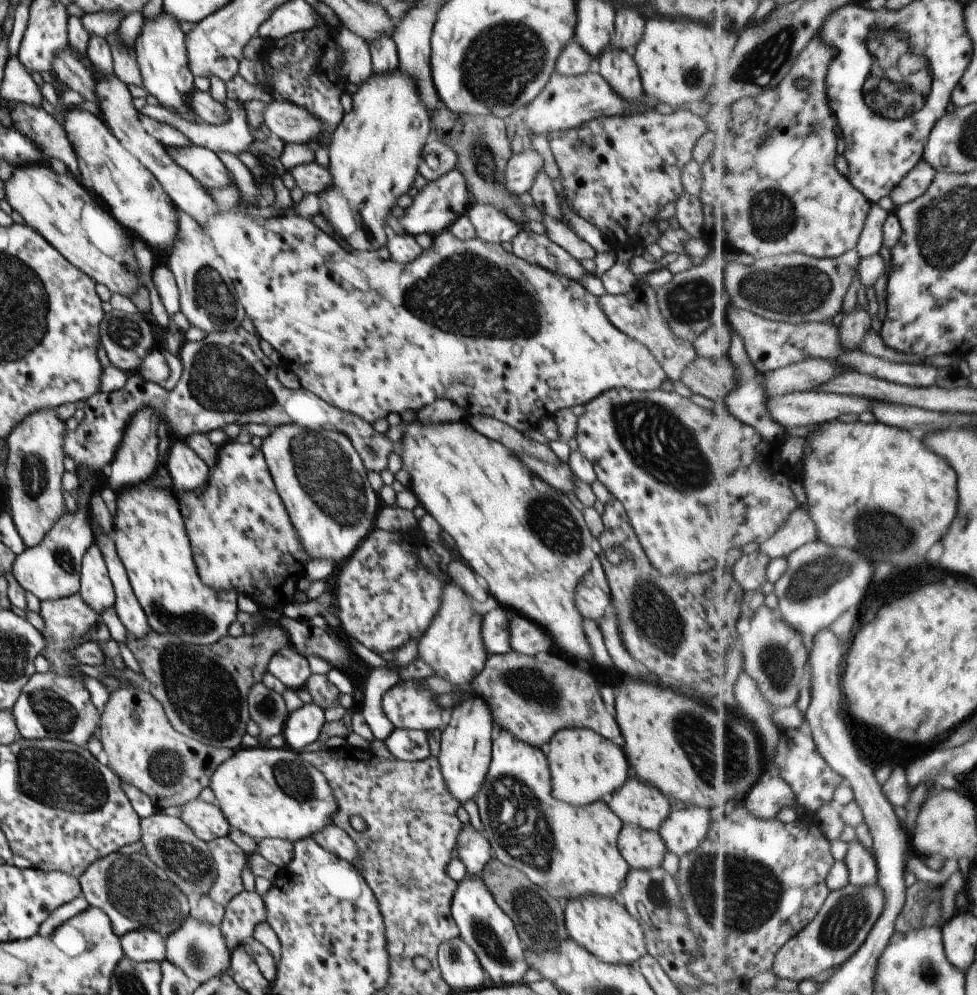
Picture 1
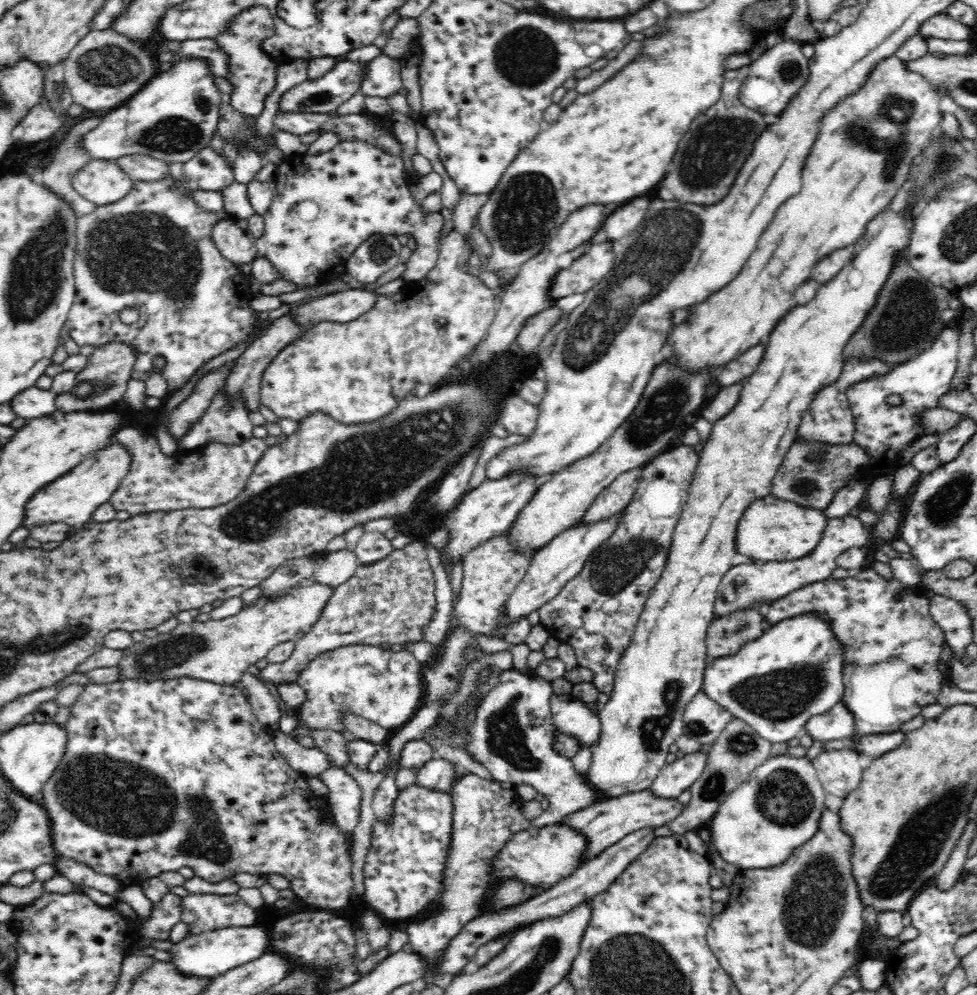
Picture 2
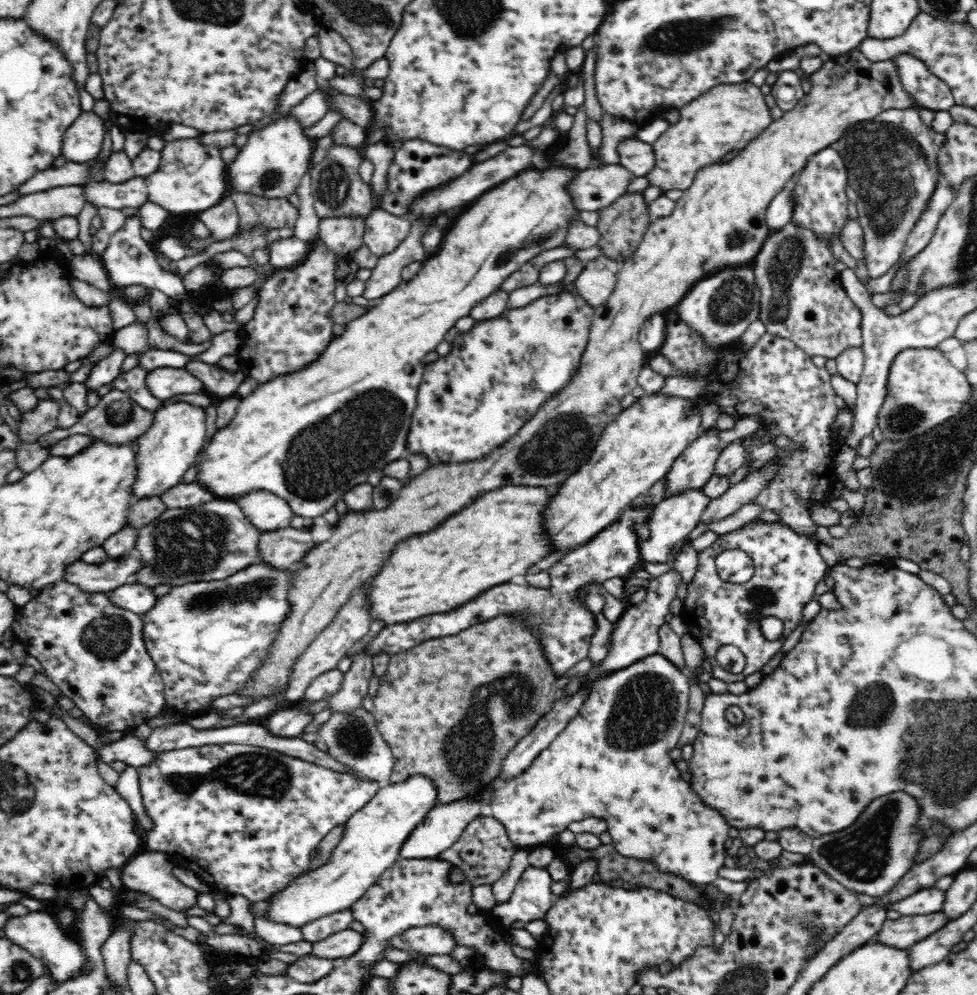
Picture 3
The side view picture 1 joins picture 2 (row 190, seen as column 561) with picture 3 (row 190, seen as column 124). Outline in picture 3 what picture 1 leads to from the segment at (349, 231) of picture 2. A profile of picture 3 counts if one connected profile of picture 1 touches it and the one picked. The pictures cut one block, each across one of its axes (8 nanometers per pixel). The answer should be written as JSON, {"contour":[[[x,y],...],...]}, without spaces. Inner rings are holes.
{"contour":[[[135,177],[121,184],[89,181],[83,188],[86,201],[98,208],[106,207],[116,210],[135,208],[139,210],[146,202],[150,202],[148,185],[144,177]]]}

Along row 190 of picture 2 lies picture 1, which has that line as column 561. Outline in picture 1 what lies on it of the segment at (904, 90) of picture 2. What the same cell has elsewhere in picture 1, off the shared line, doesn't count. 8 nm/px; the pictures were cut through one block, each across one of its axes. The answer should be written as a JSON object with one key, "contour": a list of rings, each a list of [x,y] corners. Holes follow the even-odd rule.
{"contour":[[[500,729],[491,740],[489,768],[474,802],[481,833],[489,844],[491,856],[501,864],[519,870],[532,884],[543,888],[549,897],[577,900],[581,896],[603,896],[609,900],[618,899],[619,888],[630,870],[617,849],[622,823],[602,801],[579,807],[551,798],[548,763],[540,750],[515,740],[509,732]]]}

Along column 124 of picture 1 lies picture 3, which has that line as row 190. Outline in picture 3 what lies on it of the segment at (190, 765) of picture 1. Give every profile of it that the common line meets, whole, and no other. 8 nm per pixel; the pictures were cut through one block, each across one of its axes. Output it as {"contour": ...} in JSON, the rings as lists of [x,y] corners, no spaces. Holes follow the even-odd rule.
{"contour":[[[858,48],[823,61],[822,68],[809,75],[809,82],[811,83],[810,92],[805,94],[792,110],[785,112],[778,120],[772,121],[768,128],[739,150],[732,159],[720,160],[718,163],[700,169],[693,184],[684,191],[682,198],[677,202],[672,216],[654,219],[650,223],[640,246],[630,258],[618,265],[614,292],[604,304],[595,308],[588,344],[581,356],[578,372],[567,386],[548,399],[504,446],[496,448],[487,457],[477,461],[429,466],[422,474],[403,485],[400,494],[388,508],[347,512],[340,516],[329,540],[318,543],[290,568],[293,569],[293,587],[289,592],[291,611],[284,619],[283,627],[274,641],[270,658],[256,672],[256,676],[248,682],[248,686],[239,691],[240,694],[244,696],[250,694],[250,696],[256,696],[258,700],[274,691],[284,691],[297,659],[312,644],[319,632],[322,632],[334,620],[339,608],[348,602],[352,592],[362,582],[372,579],[372,576],[377,575],[376,572],[380,572],[382,564],[390,558],[399,542],[433,531],[447,518],[484,496],[484,493],[508,485],[556,488],[583,464],[586,464],[591,459],[591,454],[604,429],[623,411],[621,398],[630,394],[632,389],[638,386],[640,371],[646,365],[646,351],[639,343],[640,328],[643,324],[656,314],[673,310],[684,299],[684,295],[704,277],[726,267],[752,264],[766,240],[774,233],[774,229],[768,227],[765,219],[772,200],[775,200],[776,196],[791,184],[794,176],[798,176],[806,168],[811,156],[840,140],[850,126],[860,121],[876,119],[876,116],[888,108],[902,109],[917,106],[912,96],[904,91],[898,71],[896,71],[896,63],[892,59],[882,62],[868,61]]]}

